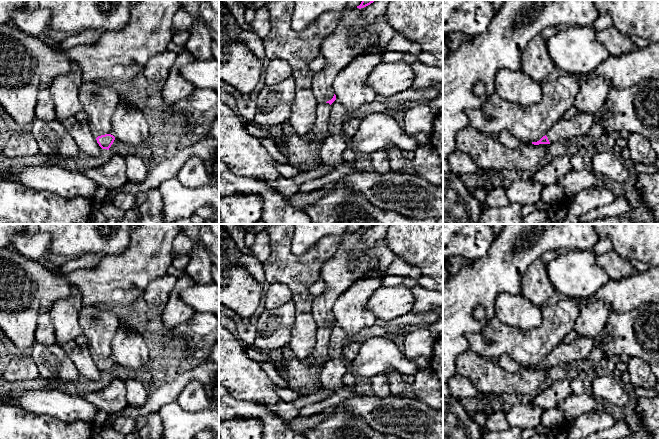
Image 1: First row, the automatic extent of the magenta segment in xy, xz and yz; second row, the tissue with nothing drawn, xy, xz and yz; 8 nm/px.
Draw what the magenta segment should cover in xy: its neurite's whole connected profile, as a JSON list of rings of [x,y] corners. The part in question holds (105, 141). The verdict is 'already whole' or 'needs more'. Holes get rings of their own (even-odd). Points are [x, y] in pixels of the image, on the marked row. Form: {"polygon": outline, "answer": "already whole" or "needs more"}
{"polygon": [[[105,134],[105,135],[98,136],[96,140],[102,149],[109,150],[109,148],[111,147],[111,145],[115,140],[115,137],[111,134]]], "answer": "already whole"}

